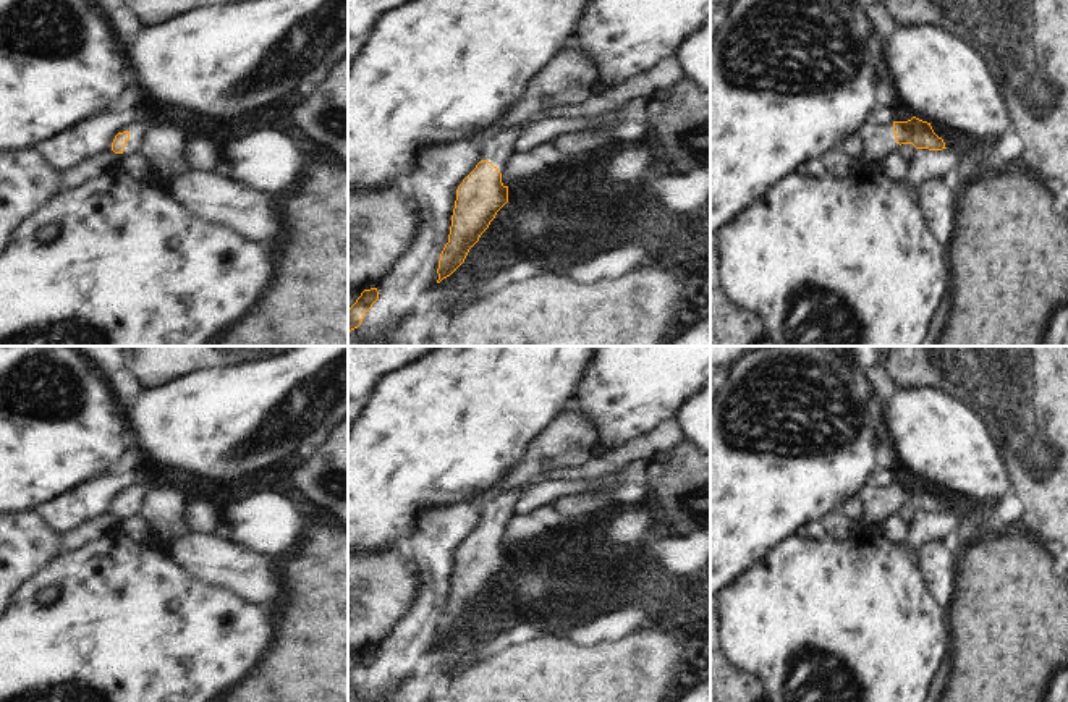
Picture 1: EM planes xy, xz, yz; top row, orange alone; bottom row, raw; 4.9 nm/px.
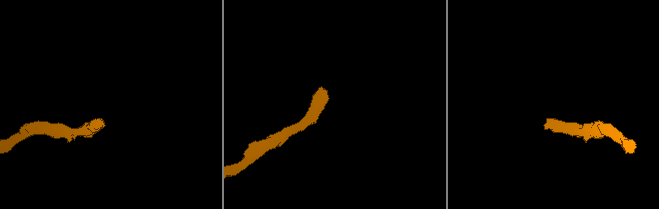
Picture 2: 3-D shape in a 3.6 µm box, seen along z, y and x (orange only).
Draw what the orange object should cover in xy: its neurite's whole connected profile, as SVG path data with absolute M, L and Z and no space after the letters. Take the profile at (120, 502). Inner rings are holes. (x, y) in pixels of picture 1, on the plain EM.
M134 487L129 493L118 495L112 505L112 513L115 516L125 516L138 513L141 506L141 498L146 493L147 487Z

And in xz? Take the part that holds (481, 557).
M516 490L492 501L485 510L487 521L481 522L458 548L448 605L439 623L437 645L464 624L469 611L508 565L508 548L502 545L498 531L506 526L511 516L515 497Z

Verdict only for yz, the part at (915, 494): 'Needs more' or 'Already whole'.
Needs more

